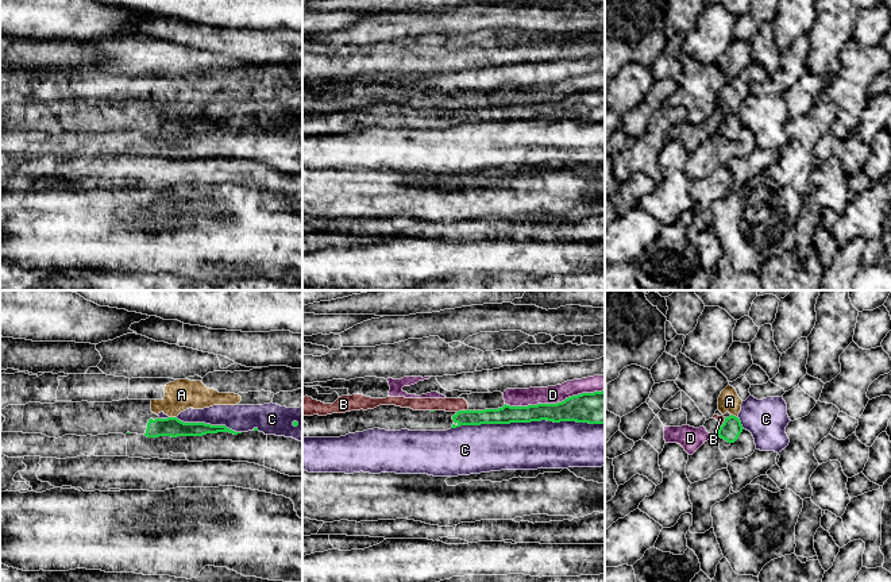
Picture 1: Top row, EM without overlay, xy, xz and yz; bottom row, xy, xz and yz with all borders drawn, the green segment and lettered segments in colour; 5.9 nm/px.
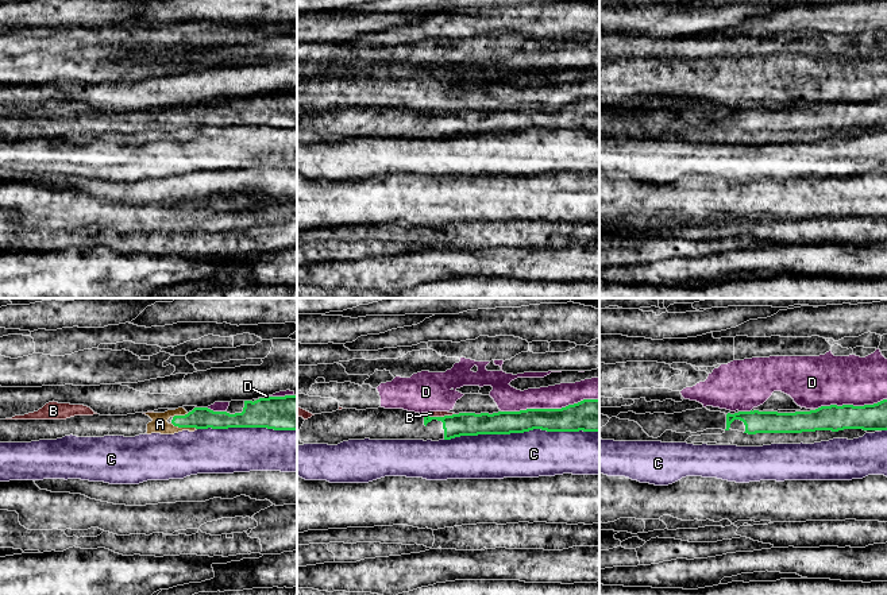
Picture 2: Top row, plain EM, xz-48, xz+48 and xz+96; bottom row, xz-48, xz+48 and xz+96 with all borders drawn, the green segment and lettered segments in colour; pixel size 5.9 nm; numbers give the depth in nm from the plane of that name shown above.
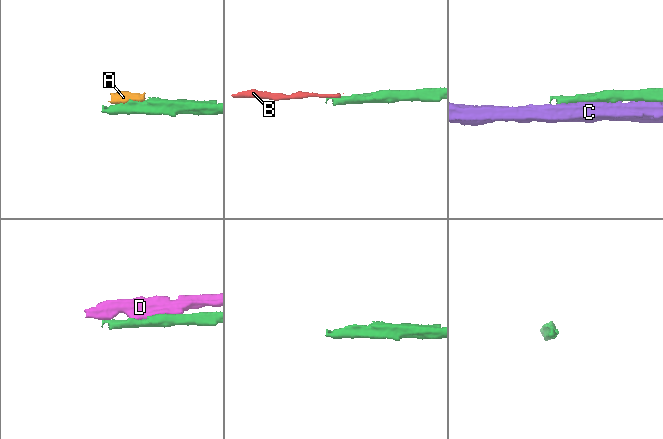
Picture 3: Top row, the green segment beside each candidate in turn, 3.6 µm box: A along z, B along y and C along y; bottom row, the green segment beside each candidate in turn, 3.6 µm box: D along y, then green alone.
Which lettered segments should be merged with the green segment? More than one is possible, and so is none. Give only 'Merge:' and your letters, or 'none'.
Merge: A

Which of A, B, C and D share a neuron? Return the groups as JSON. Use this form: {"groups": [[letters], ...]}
{"groups": [["A"], ["B", "D"], ["C"]]}

